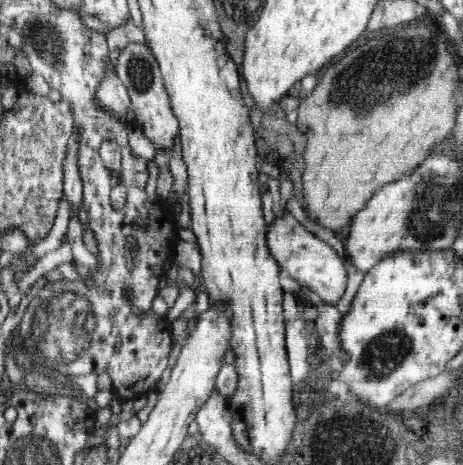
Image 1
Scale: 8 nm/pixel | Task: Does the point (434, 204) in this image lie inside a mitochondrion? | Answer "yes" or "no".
yes

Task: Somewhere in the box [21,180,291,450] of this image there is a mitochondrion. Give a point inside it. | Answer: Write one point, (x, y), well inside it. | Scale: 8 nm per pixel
(87, 359)

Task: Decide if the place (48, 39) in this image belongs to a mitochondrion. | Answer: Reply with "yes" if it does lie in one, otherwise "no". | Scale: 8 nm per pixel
yes

